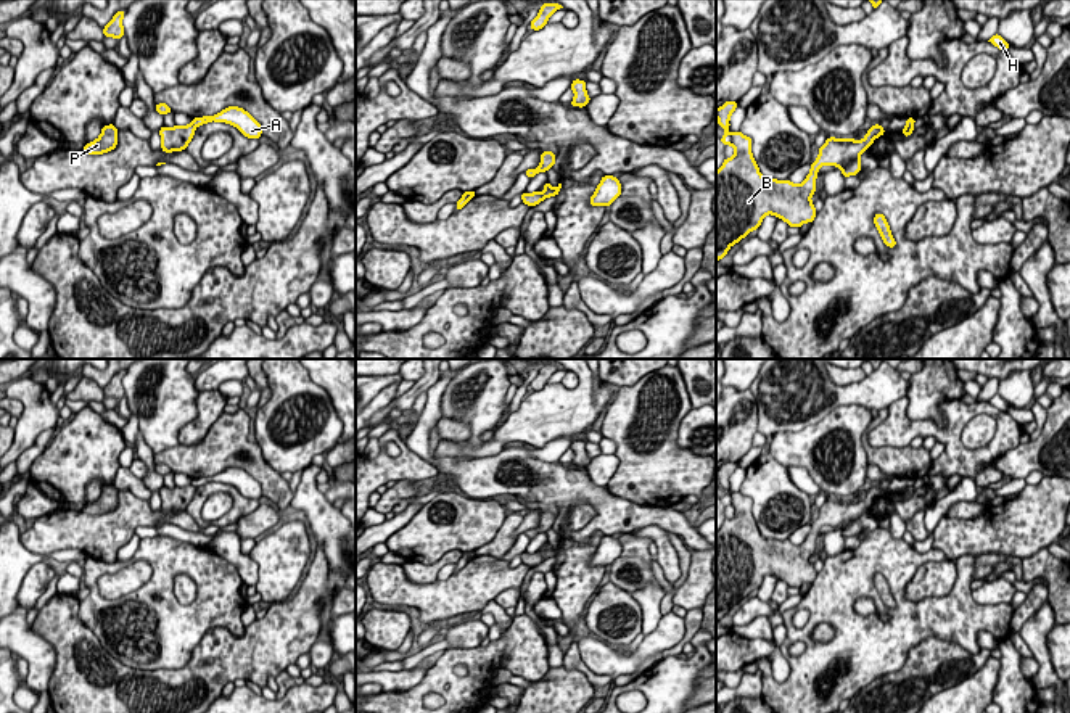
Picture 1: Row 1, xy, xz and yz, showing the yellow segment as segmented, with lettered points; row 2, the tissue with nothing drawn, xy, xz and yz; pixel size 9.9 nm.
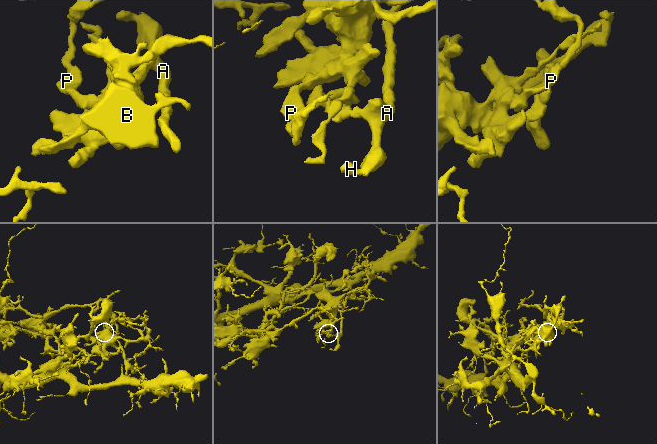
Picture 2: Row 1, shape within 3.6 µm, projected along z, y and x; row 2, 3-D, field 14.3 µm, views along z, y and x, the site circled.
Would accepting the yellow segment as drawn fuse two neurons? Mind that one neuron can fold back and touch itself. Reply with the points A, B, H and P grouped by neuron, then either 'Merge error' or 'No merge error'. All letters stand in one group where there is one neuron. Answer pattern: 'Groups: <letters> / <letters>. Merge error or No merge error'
Groups: A H / B P. Merge error

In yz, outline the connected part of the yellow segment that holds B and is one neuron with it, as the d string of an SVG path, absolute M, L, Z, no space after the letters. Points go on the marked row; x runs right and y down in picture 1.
M726 101L716 109L718 124L726 130L721 142L735 148L734 156L726 158L716 172L716 262L732 245L756 230L768 214L785 220L788 227L811 224L817 214L811 196L819 167L837 166L843 177L856 175L861 171L859 156L885 134L880 124L874 124L862 140L829 137L819 146L806 179L795 185L788 179L764 179L751 153L751 138L740 130L727 132L737 106L735 101Z

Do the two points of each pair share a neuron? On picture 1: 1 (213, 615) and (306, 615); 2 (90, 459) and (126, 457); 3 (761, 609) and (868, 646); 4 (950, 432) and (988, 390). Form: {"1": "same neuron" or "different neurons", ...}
{"1": "different neurons", "2": "different neurons", "3": "different neurons", "4": "different neurons"}

